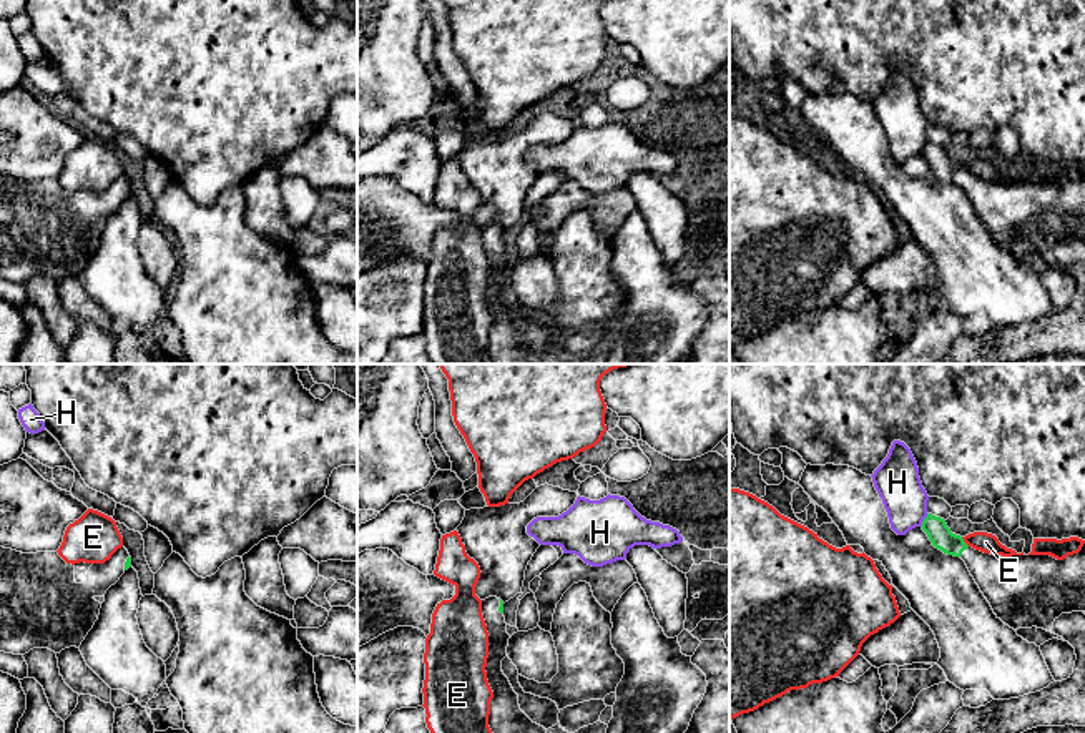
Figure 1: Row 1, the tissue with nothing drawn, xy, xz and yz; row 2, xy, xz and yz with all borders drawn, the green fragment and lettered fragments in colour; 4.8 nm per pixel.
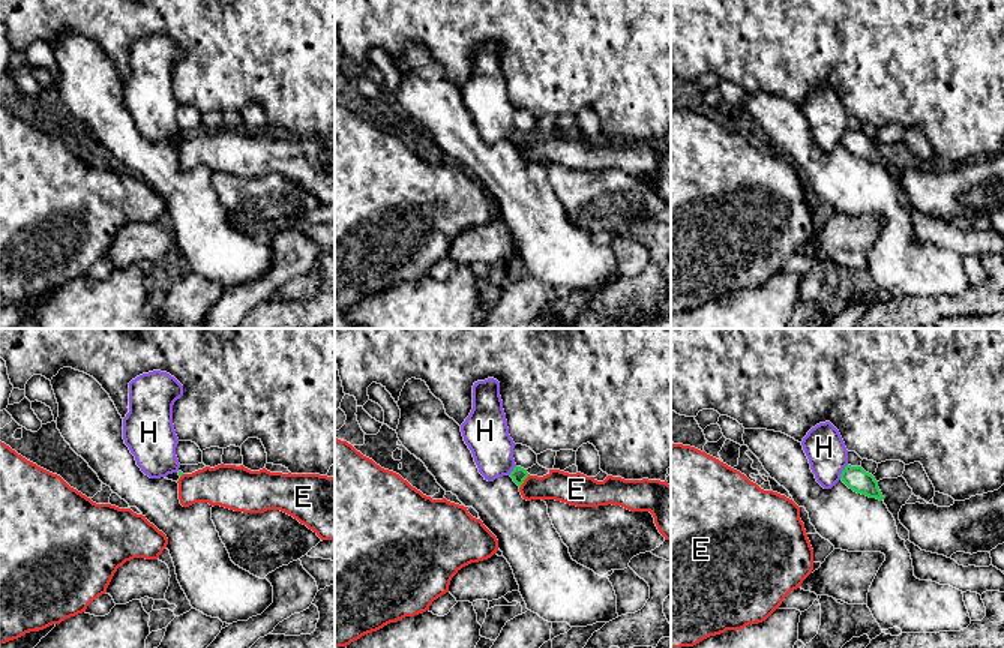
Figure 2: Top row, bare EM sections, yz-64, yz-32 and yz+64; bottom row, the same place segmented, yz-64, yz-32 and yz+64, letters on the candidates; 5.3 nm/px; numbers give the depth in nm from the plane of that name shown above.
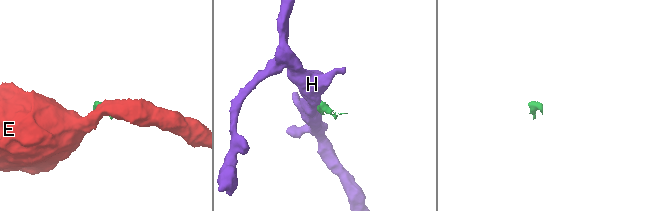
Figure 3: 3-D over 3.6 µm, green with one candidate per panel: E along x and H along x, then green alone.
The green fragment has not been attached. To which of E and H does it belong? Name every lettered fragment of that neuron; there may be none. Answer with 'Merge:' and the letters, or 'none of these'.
Merge: none of these

